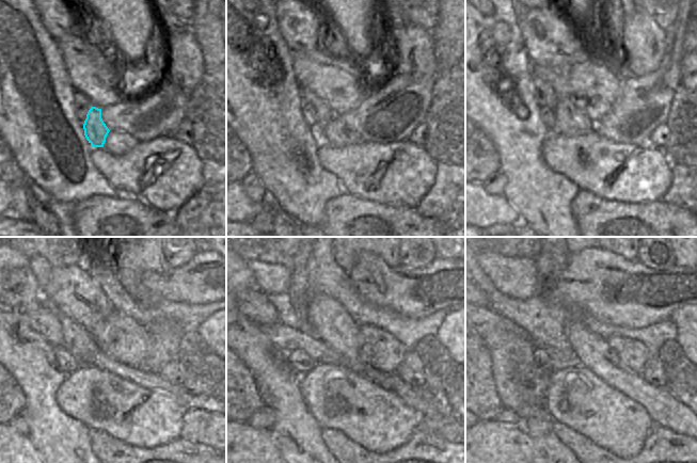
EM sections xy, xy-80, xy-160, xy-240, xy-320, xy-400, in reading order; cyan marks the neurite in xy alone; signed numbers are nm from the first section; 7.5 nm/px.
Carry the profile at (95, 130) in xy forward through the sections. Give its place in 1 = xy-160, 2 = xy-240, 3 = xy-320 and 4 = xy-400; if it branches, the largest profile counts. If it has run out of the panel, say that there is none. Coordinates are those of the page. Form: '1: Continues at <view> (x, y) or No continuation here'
1: Continues at xy-160 (544, 95)
2: Continues at xy-240 (43, 320)
3: Continues at xy-320 (255, 306)
4: Continues at xy-400 (487, 297)

